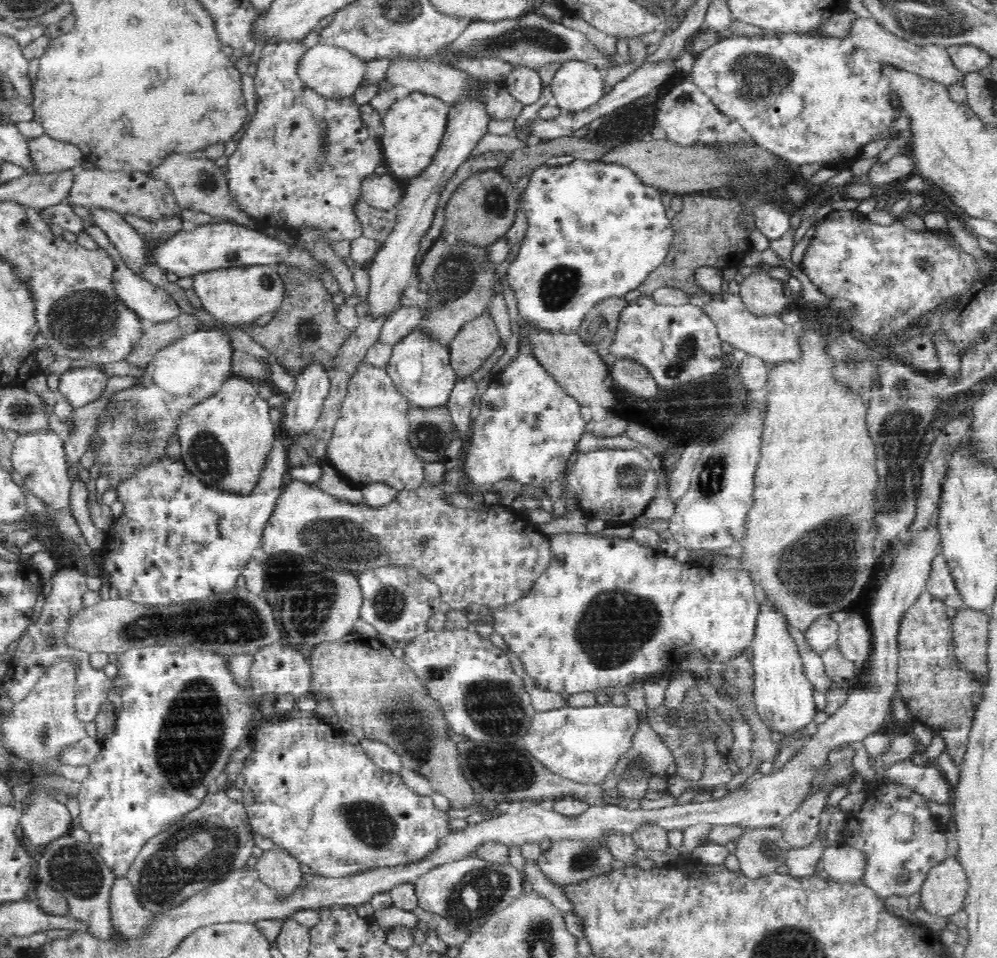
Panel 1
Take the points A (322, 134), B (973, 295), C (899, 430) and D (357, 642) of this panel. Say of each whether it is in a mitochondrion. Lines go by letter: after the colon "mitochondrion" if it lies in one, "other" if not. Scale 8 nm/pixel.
A: mitochondrion
B: other
C: mitochondrion
D: other

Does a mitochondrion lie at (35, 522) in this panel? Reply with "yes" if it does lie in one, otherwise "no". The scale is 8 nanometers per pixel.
no

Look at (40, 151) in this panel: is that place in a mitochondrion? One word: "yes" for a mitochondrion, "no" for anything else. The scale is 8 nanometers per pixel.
no

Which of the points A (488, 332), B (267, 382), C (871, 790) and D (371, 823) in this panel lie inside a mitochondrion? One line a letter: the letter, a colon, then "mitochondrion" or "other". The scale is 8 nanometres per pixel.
A: other
B: other
C: other
D: mitochondrion

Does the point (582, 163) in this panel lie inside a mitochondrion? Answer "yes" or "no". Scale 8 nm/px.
no

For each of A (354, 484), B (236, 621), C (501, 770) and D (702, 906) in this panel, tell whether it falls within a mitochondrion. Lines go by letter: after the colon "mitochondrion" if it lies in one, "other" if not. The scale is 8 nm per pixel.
A: other
B: mitochondrion
C: mitochondrion
D: other

